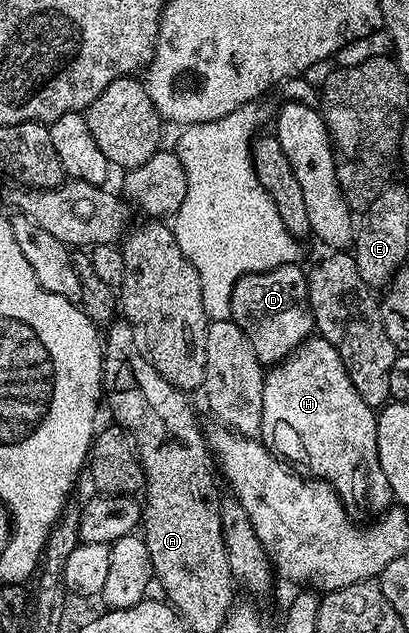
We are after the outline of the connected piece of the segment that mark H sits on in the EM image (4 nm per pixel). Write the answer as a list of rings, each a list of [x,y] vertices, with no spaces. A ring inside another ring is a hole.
[[[311,335],[283,361],[269,366],[264,376],[266,386],[260,437],[270,452],[295,466],[303,465],[311,478],[327,481],[338,492],[342,504],[351,510],[381,515],[391,508],[390,484],[378,458],[378,418],[375,410],[360,399],[356,387],[352,387],[352,379],[348,379],[348,371],[344,371],[344,359],[340,359],[340,351],[336,351],[336,347],[321,335]]]

